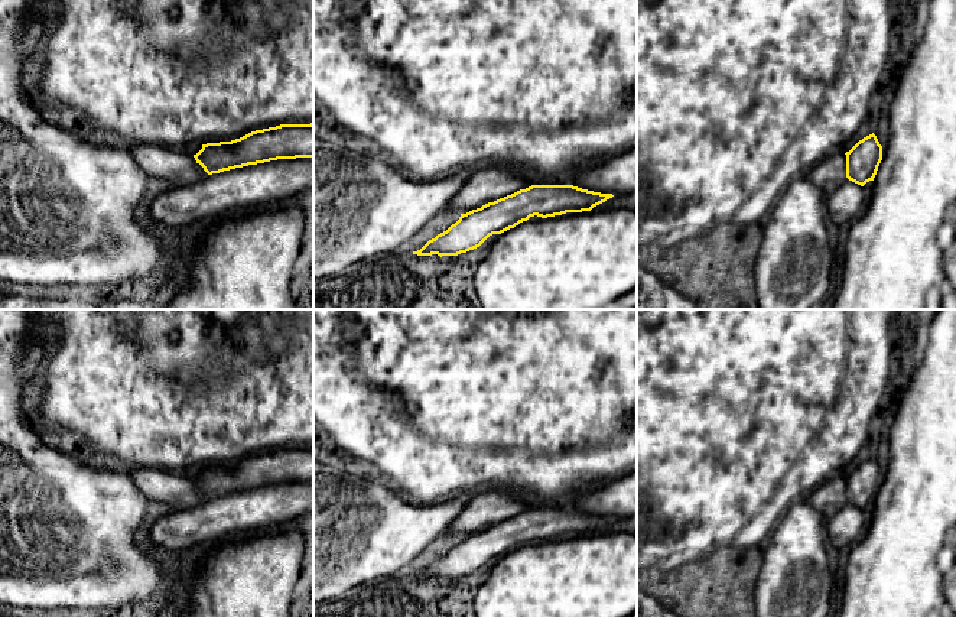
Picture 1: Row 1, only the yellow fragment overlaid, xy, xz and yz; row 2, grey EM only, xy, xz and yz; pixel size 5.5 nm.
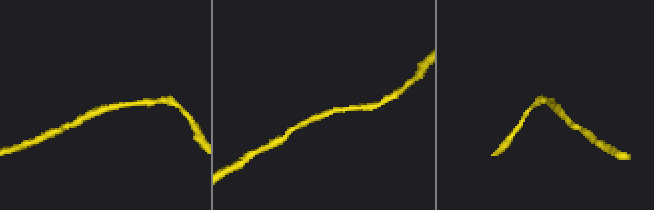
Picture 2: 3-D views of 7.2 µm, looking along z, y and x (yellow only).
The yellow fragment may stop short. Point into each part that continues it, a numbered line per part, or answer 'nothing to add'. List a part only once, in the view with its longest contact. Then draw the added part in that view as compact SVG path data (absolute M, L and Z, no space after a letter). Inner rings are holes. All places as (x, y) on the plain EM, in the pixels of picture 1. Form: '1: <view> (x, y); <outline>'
nothing to add

